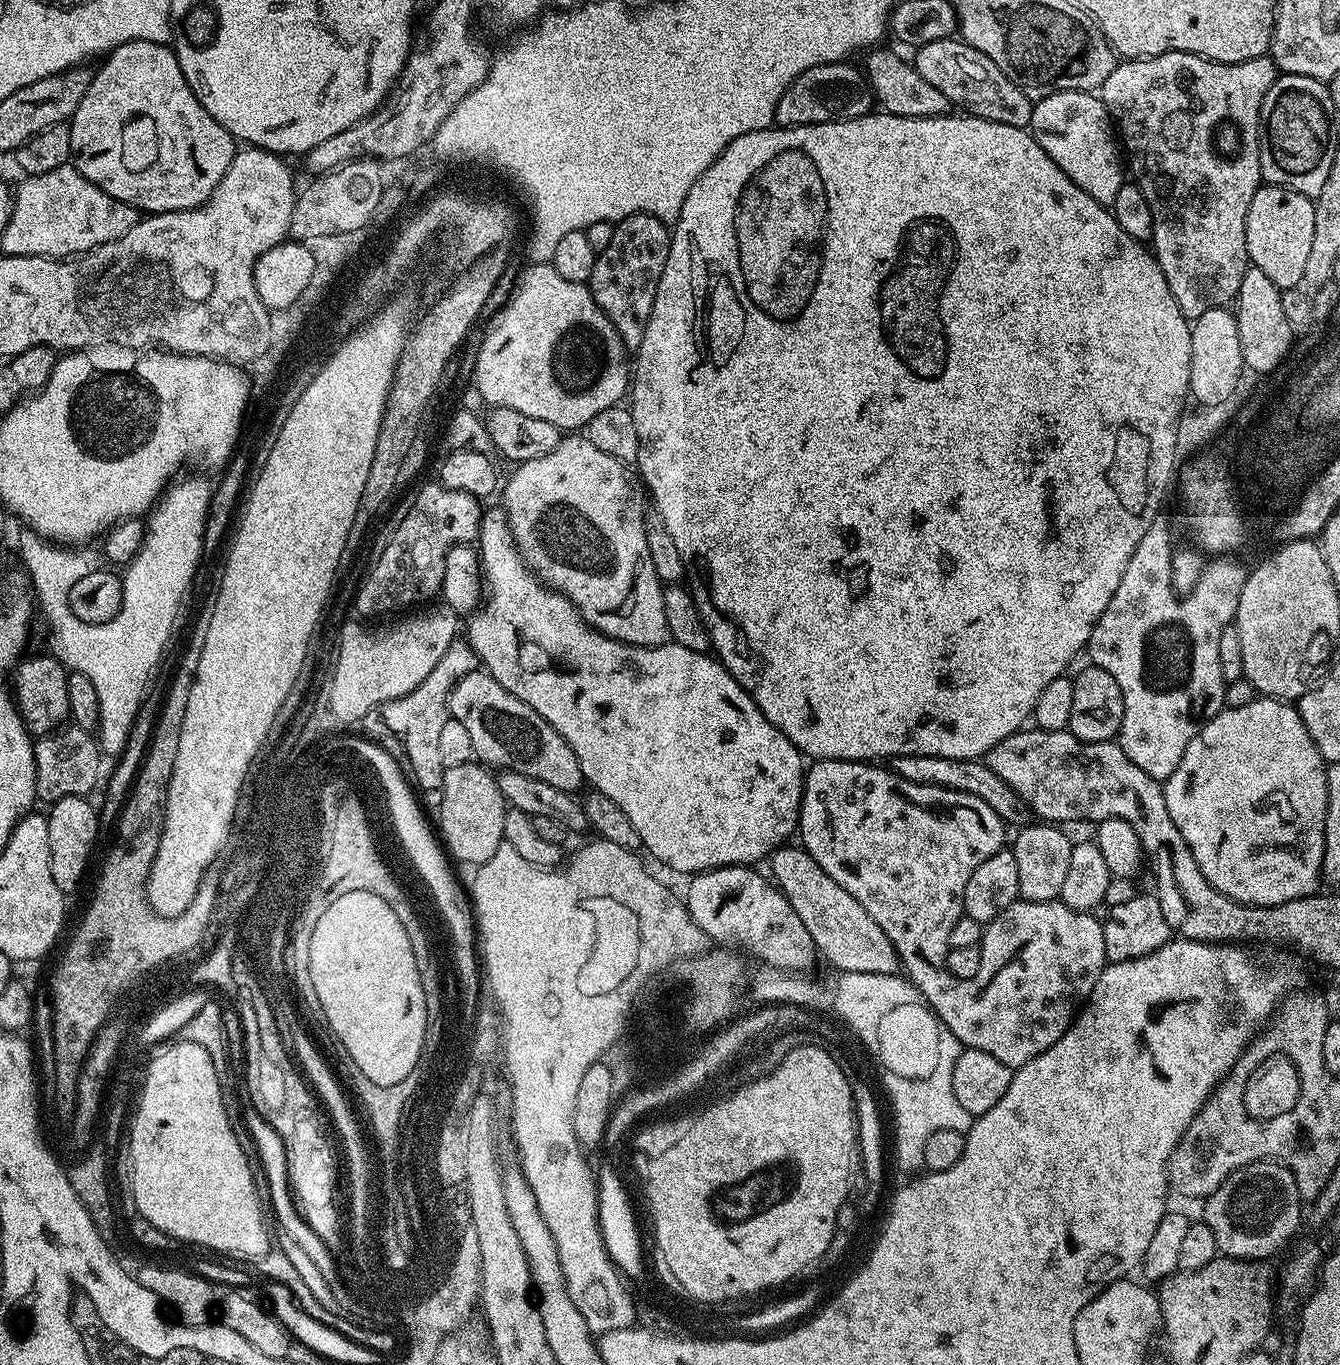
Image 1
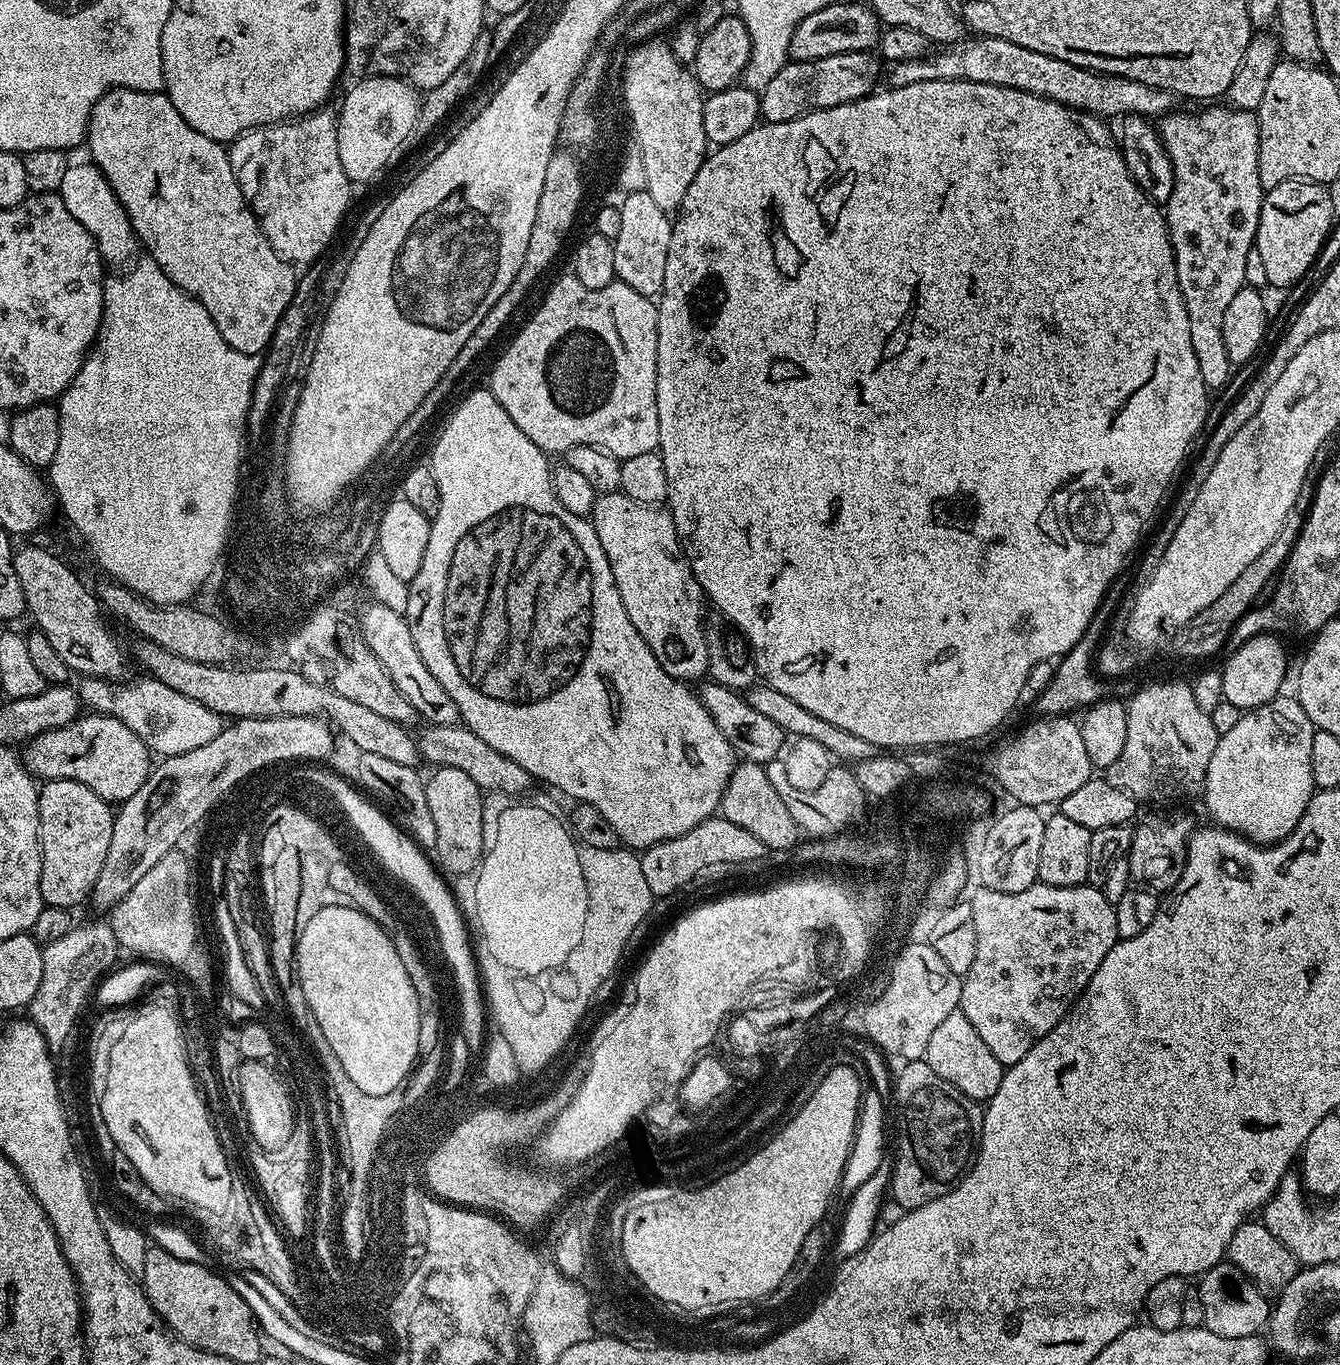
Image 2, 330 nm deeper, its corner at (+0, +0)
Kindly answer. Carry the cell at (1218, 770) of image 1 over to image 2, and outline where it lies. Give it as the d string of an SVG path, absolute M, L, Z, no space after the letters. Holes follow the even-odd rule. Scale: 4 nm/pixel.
M1281 694L1262 706L1245 711L1228 733L1218 737L1210 766L1206 766L1202 801L1205 810L1212 815L1211 823L1229 828L1261 846L1278 844L1296 829L1302 814L1306 814L1306 806L1314 791L1310 774L1310 745L1317 729L1312 727L1310 718L1306 718L1306 710L1302 710L1299 700L1288 696Z

